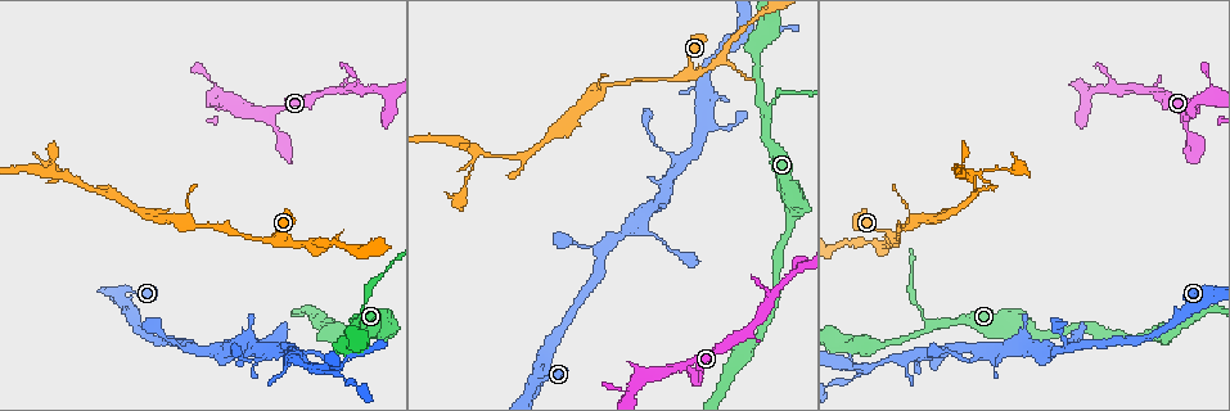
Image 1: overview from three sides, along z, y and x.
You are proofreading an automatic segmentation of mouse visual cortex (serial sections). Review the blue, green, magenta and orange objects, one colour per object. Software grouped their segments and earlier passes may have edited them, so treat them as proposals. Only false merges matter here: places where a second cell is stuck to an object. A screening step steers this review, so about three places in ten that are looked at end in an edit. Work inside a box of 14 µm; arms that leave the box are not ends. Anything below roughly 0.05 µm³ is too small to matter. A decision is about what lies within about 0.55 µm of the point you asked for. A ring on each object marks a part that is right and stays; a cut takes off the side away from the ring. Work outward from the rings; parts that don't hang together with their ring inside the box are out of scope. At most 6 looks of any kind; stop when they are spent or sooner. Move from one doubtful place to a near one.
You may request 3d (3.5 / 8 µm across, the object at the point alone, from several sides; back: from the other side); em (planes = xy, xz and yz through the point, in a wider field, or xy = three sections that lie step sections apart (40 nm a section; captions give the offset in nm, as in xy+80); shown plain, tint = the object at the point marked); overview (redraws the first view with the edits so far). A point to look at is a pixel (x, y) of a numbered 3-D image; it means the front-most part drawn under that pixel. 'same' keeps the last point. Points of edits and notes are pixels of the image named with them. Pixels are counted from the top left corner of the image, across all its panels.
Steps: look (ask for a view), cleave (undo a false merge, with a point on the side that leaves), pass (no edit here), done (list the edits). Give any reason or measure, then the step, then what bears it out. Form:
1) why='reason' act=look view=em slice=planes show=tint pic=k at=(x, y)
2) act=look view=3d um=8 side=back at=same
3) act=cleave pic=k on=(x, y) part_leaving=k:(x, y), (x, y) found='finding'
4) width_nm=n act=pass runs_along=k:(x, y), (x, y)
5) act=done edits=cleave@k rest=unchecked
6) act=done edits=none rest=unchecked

why='three arms meet' act=look view=3d um=3.5 pic=1 at=(1069, 344)

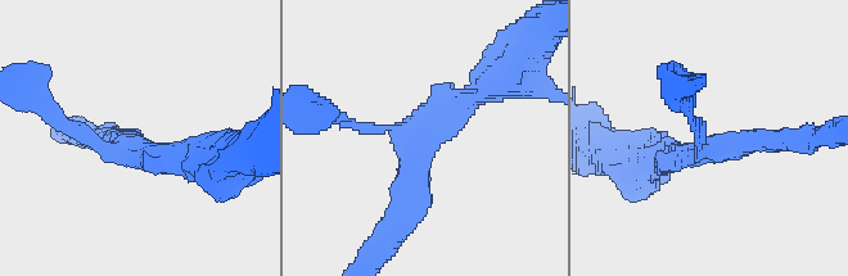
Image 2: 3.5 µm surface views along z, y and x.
arms=3 arm_widths_nm=150,300,300 why='need the tissue' act=look view=em slice=xy step=3 show=tint pic=2 at=(707, 147)

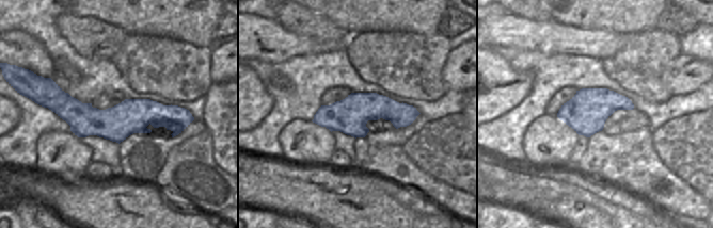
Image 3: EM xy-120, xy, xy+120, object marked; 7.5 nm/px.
act=pass runs_along=2:(396, 218), (416, 136), (487, 84) found='all the same cell'

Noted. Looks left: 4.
why='three-way junction' act=look view=3d um=3.5 side=back pic=1 at=(972, 175)

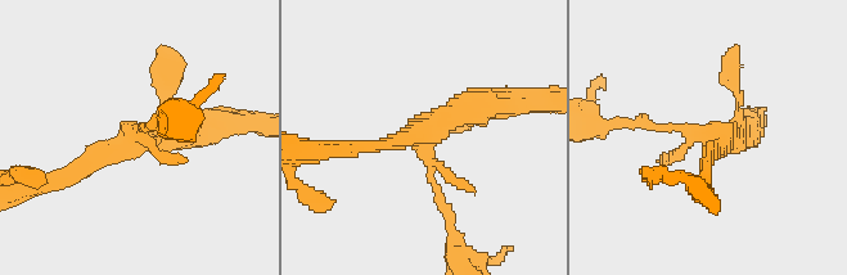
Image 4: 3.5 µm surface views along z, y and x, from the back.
act=look view=em slice=planes show=tint pic=4 at=(413, 137)

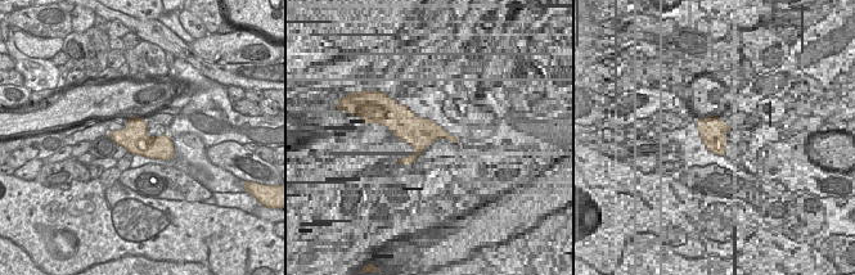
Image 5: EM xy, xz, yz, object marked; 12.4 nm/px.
act=look view=em slice=xy step=1 show=tint at=same

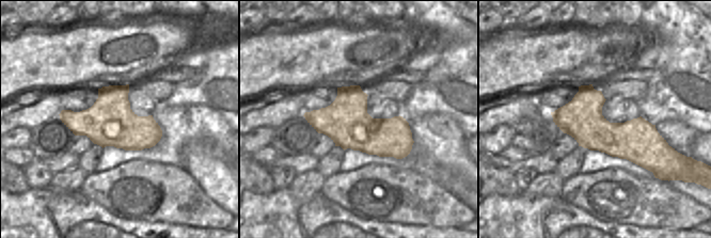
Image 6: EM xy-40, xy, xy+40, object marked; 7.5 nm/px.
act=pass runs_along=4:(55, 184), (99, 152), (202, 129) found='one cell here'

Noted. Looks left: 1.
act=done edits=none rest=unchecked

